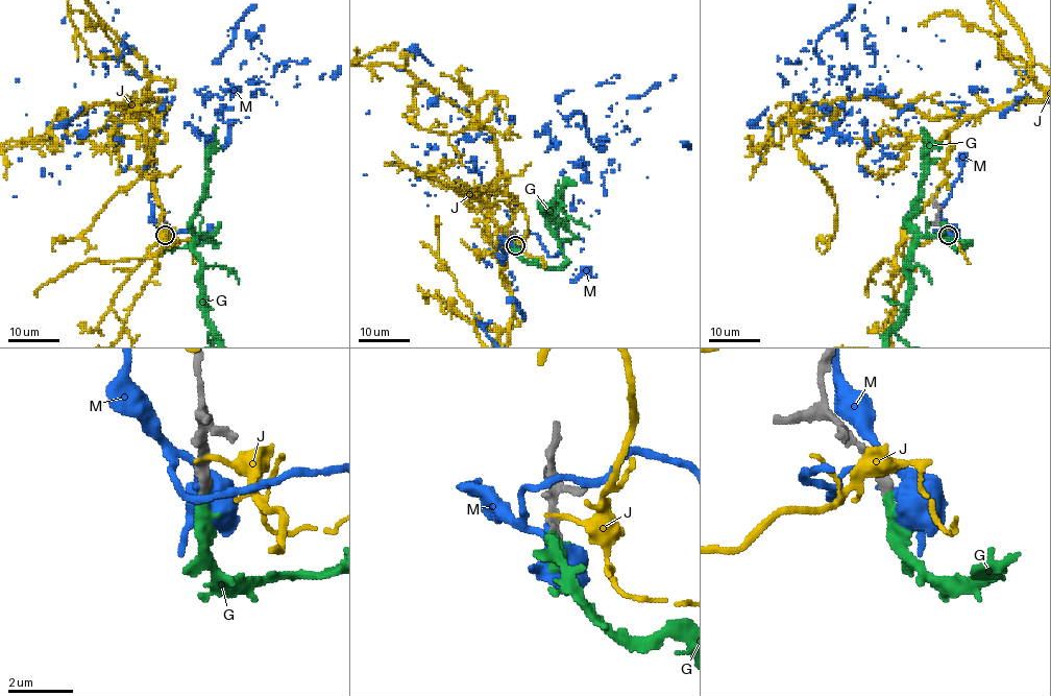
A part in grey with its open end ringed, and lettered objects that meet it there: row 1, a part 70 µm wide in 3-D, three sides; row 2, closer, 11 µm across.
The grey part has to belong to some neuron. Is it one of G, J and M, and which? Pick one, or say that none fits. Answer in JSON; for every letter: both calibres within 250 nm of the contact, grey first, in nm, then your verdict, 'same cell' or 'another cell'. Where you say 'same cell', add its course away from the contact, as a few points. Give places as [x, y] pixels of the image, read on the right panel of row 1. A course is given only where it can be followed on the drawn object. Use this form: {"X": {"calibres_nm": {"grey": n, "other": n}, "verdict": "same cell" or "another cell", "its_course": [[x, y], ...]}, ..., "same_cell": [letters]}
{"G": {"calibres_nm": {"grey": 360, "other": 360}, "verdict": "same cell", "its_course": [[948, 234], [956, 248], [970, 242], [929, 236], [913, 248], [908, 308], [888, 336]]}, "J": {"calibres_nm": {"grey": 400, "other": 140}, "verdict": "another cell"}, "M": {"calibres_nm": {"grey": 400, "other": 300}, "verdict": "another cell"}, "same_cell": ["G"]}

